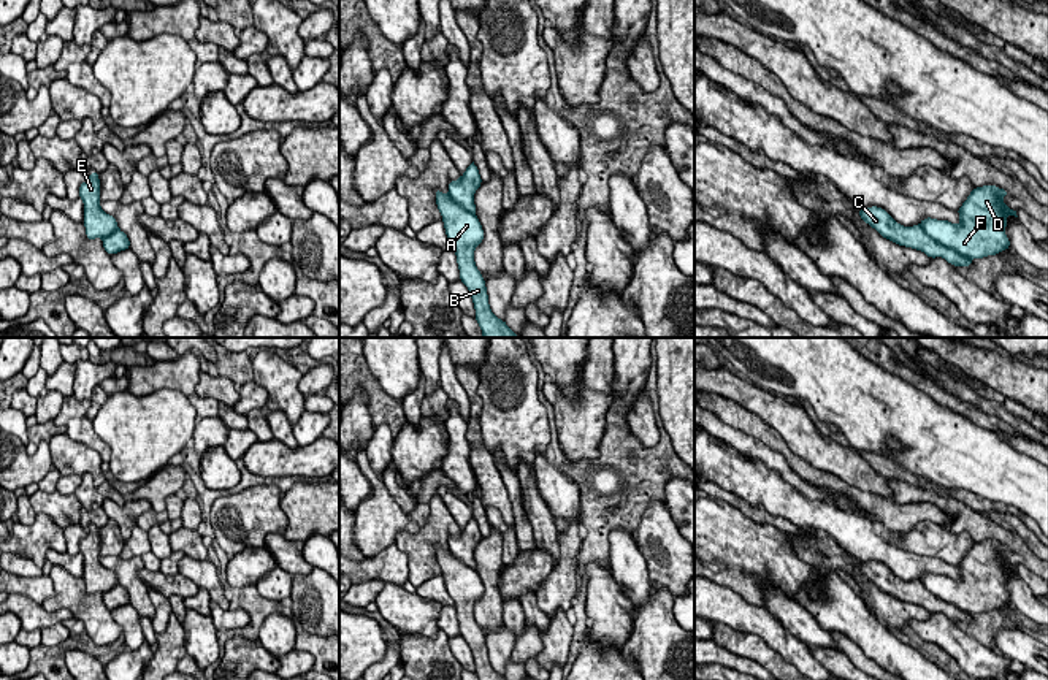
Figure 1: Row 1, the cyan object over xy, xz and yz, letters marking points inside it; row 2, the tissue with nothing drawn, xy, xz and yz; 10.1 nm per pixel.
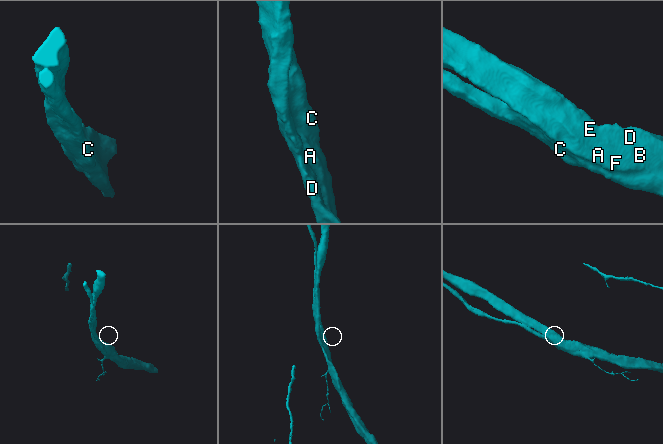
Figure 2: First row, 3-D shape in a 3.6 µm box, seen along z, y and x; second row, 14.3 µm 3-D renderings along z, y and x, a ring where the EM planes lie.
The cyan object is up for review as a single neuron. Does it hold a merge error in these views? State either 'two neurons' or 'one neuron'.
one neuron

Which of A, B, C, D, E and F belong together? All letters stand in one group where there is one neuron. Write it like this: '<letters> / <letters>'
A B C D E F

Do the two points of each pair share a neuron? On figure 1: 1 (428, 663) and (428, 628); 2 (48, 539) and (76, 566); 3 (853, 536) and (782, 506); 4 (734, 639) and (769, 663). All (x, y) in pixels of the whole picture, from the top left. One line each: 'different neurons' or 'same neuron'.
1: different neurons
2: same neuron
3: same neuron
4: same neuron

